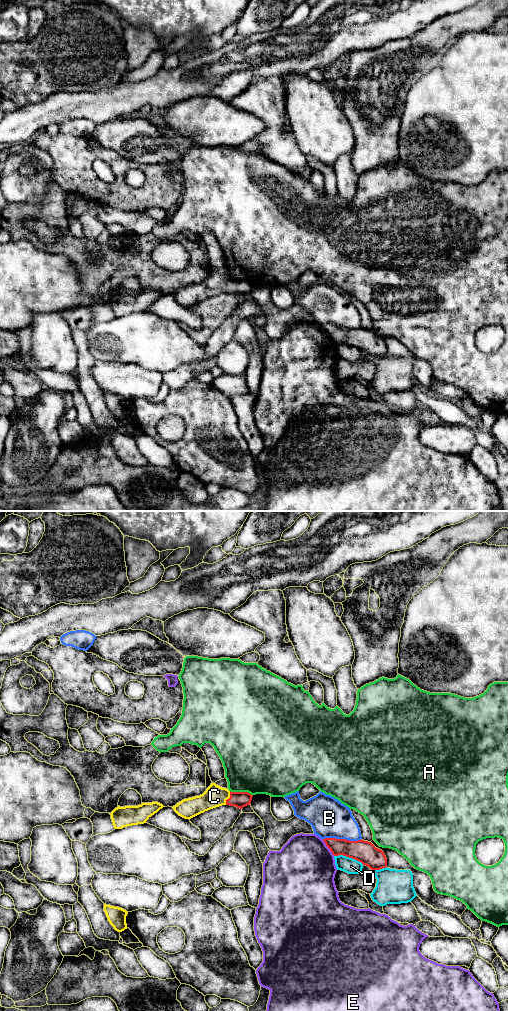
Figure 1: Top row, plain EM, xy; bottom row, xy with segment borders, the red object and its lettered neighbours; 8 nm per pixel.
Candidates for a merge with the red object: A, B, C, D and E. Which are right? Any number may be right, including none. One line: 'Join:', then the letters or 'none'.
Join: C

